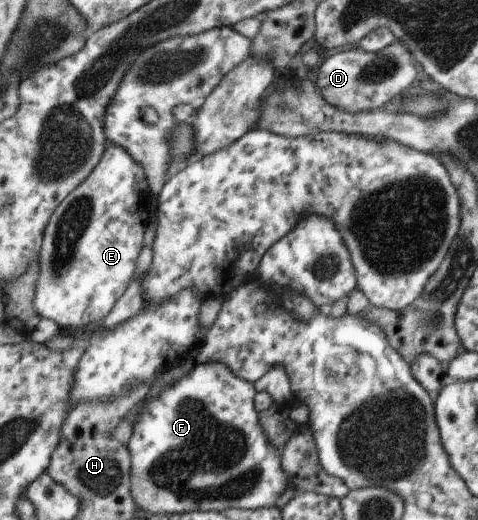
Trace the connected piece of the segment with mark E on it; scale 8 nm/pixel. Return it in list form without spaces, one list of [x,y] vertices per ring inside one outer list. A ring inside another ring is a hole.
[[[107,144],[95,169],[59,205],[46,225],[40,258],[40,274],[36,281],[34,310],[41,317],[53,319],[58,327],[77,331],[89,324],[103,323],[114,303],[125,293],[134,279],[137,256],[142,250],[143,234],[151,220],[154,195],[144,169],[120,145]]]

